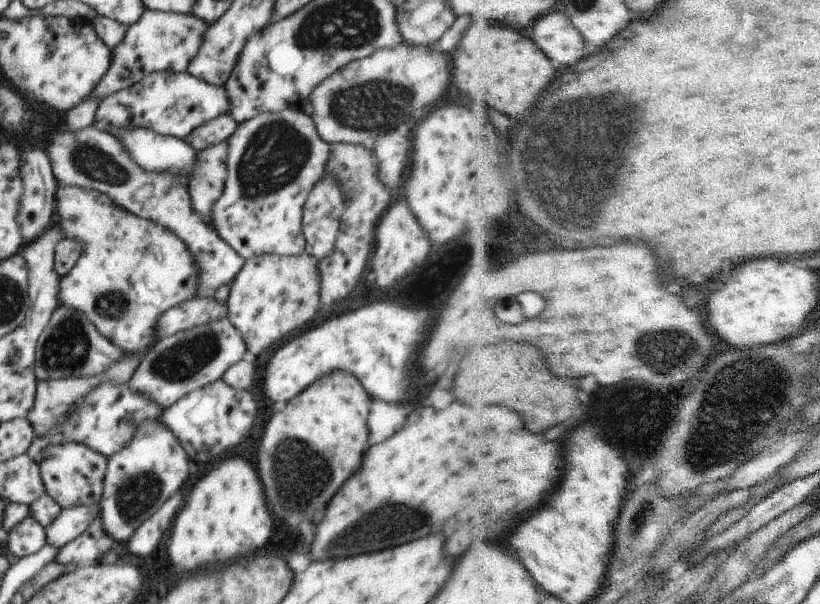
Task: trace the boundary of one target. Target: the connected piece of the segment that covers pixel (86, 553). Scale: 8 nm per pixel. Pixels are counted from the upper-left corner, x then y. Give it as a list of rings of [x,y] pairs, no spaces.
[[[94,518],[94,522],[90,522],[90,526],[78,535],[78,538],[72,540],[68,544],[65,544],[61,549],[58,550],[56,562],[60,562],[62,565],[68,567],[78,566],[94,566],[106,552],[108,553],[112,549],[116,549],[116,542],[114,538],[107,536],[102,528],[102,518]]]

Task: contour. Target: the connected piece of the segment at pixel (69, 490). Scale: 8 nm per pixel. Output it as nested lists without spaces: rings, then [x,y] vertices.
[[[62,442],[48,446],[38,462],[44,490],[61,509],[99,504],[104,488],[107,457],[78,442]]]

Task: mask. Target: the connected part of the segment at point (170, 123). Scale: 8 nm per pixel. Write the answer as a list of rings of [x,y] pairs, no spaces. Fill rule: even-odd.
[[[152,73],[143,76],[142,80],[127,86],[124,90],[111,94],[100,103],[95,113],[94,124],[108,132],[110,122],[114,126],[150,126],[158,134],[168,134],[184,139],[193,129],[202,126],[204,122],[214,120],[230,110],[230,98],[221,86],[212,86],[190,73]],[[146,100],[146,106],[144,106]],[[128,108],[130,120],[128,122]]]

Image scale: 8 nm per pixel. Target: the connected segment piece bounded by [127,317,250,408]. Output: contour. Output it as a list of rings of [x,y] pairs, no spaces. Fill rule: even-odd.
[[[226,317],[156,340],[141,358],[136,372],[127,383],[134,392],[144,394],[150,398],[150,402],[166,408],[185,394],[222,379],[230,366],[247,357],[250,355],[243,336]]]

